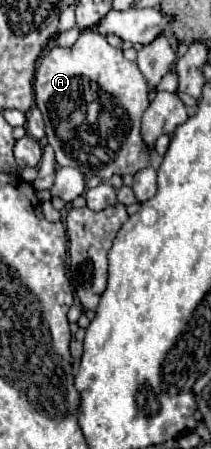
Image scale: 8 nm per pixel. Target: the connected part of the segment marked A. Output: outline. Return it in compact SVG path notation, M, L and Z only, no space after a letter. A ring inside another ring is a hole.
M84 31L80 39L70 49L50 47L38 61L34 75L34 93L36 105L42 111L46 123L46 137L56 153L56 161L62 167L80 169L86 177L110 179L112 175L136 173L152 163L150 153L144 149L140 123L148 103L148 83L144 75L138 71L138 65L128 61L122 55L122 49L116 49L106 43L106 37Z

